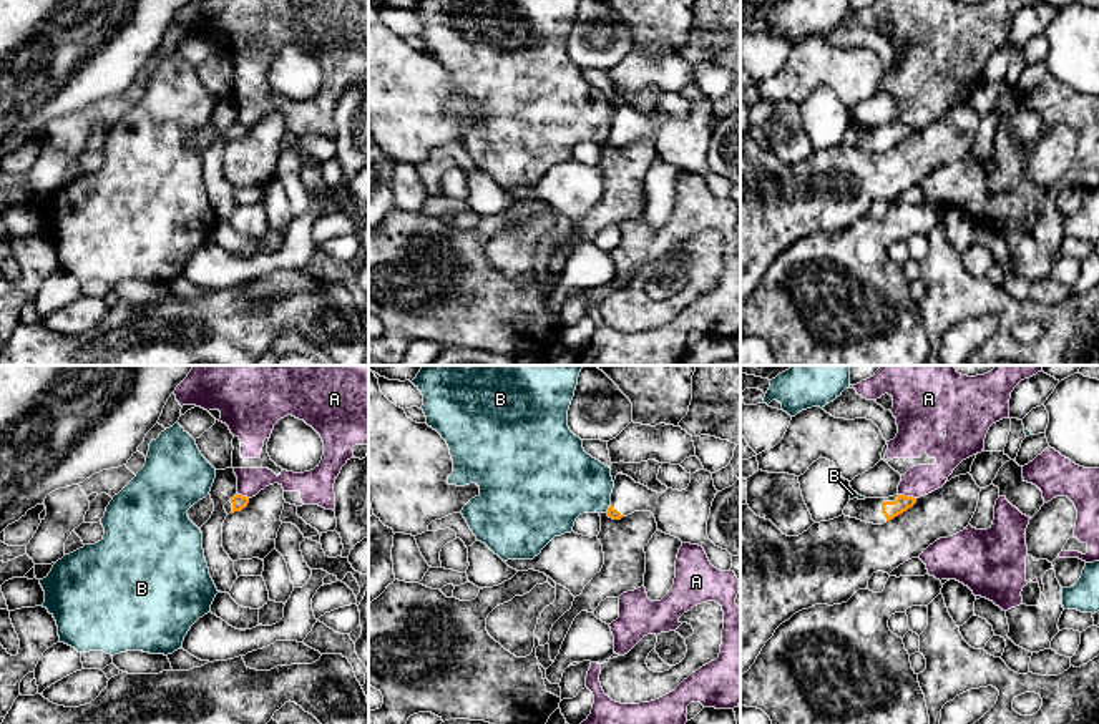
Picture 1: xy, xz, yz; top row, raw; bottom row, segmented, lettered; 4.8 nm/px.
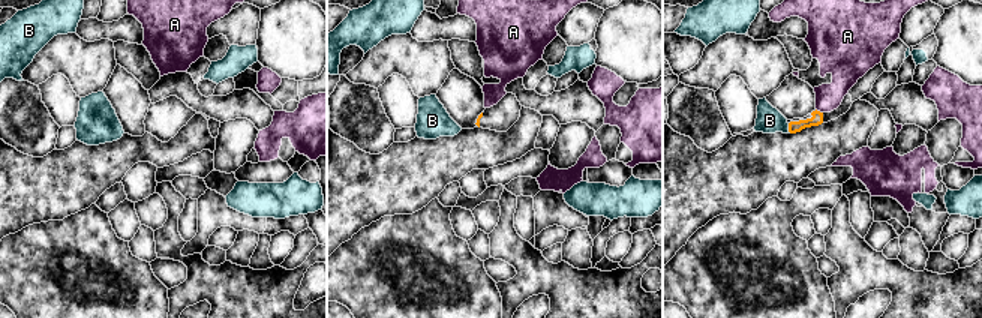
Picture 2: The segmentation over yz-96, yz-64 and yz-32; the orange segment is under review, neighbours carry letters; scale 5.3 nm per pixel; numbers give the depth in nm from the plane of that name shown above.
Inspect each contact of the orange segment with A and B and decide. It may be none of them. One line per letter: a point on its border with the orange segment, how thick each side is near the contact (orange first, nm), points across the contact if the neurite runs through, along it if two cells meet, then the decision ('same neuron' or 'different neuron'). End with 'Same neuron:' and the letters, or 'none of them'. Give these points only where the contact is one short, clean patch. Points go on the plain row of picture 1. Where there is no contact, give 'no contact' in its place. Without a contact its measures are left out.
A: contact yz (907, 125); calibres 80 and 150 nm; border yz (898, 122), (915, 127); different neuron
B: contact xz (608, 136); calibres 50 and 360 nm; border xz (610, 132), (606, 140); different neuron
Same neuron: none of them

